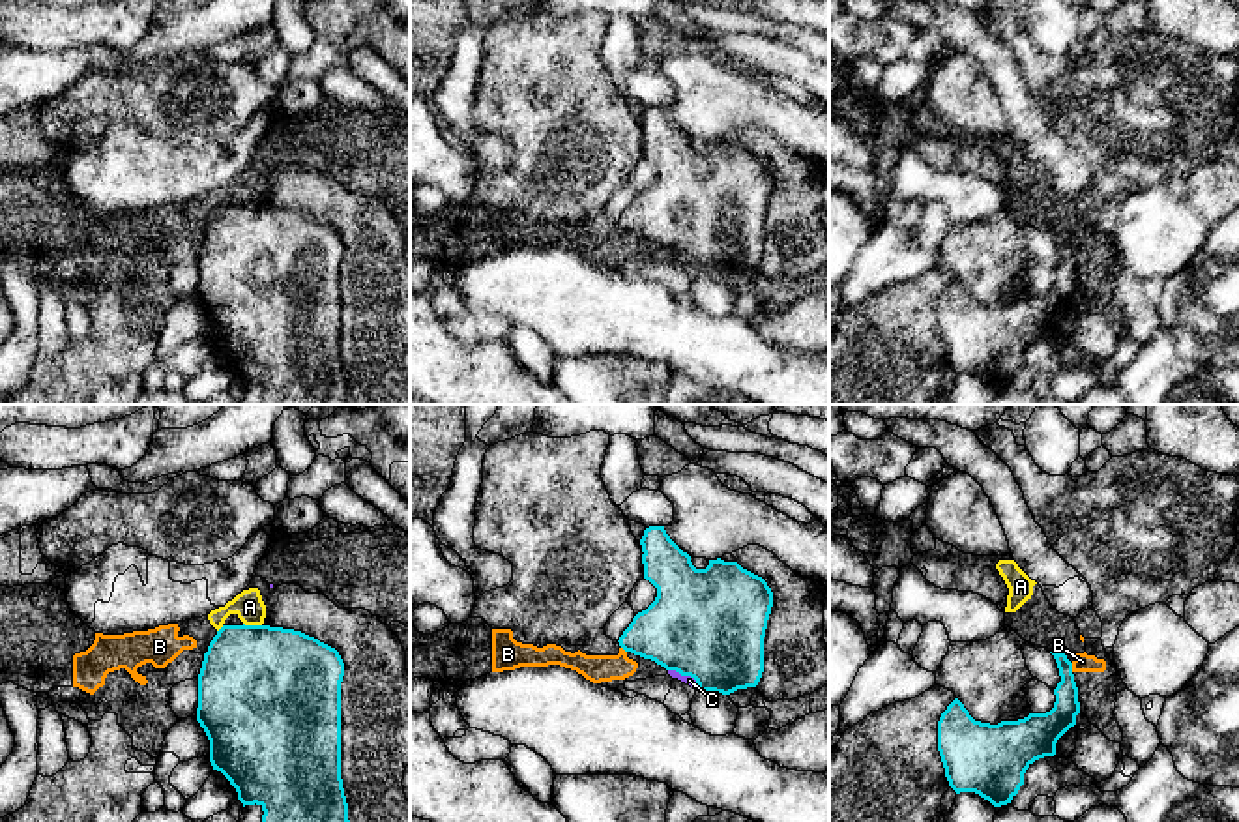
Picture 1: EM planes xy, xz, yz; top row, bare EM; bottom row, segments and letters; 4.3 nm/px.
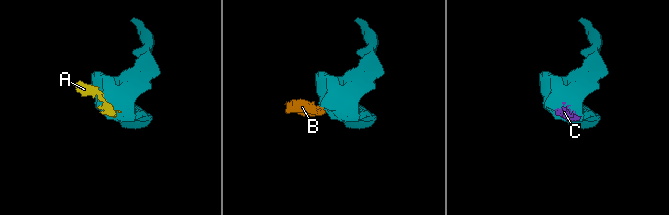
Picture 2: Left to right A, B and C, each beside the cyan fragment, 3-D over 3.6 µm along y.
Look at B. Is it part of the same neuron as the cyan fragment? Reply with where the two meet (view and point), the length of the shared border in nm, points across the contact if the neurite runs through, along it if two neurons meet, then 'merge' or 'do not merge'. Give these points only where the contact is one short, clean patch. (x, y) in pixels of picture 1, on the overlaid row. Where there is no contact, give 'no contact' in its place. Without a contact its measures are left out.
yz (1071, 667) | 40 nm | along yz (1071, 663), (1073, 671) | do not merge

